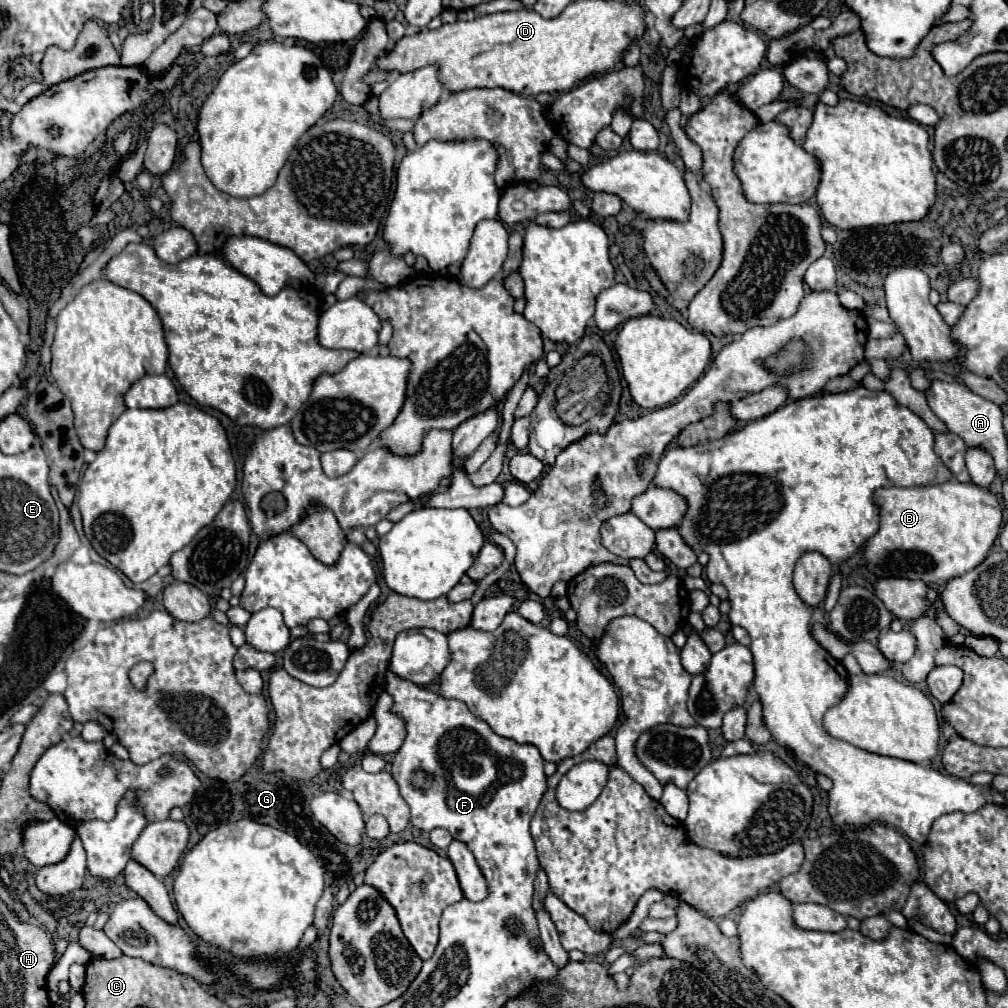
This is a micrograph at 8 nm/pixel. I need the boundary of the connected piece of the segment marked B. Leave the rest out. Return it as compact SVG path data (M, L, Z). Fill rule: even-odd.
M953 479L921 487L881 487L873 493L873 503L879 507L879 531L863 547L869 579L905 577L943 585L987 557L1003 521L1001 503L989 489Z

